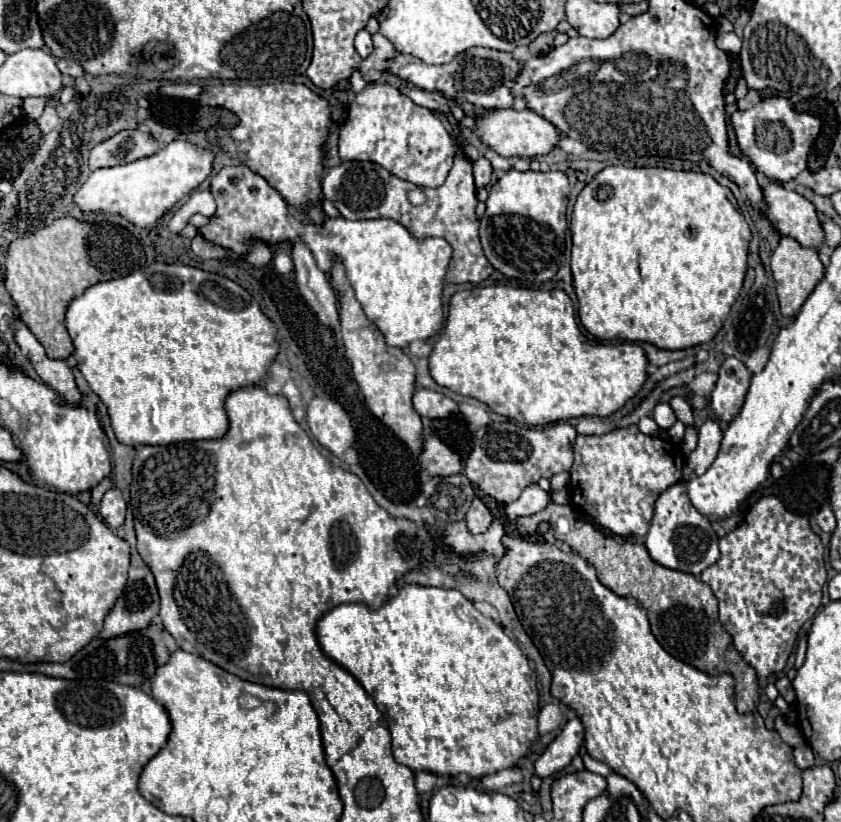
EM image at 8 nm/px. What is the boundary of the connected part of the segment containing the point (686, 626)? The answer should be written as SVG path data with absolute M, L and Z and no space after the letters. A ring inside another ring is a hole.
M550 503L544 511L530 515L528 521L538 525L540 521L548 521L552 525L554 537L558 541L568 543L572 549L576 549L578 555L582 555L586 561L590 561L596 571L602 585L616 591L622 597L634 597L640 601L640 605L648 613L648 621L652 627L652 633L656 641L676 659L696 665L696 669L718 675L718 673L730 673L736 679L736 707L740 713L754 711L756 701L760 697L758 677L756 671L742 659L742 655L736 651L730 633L722 627L718 619L718 599L714 597L712 589L702 583L698 577L682 571L672 571L648 555L648 549L642 543L632 543L626 539L614 539L610 535L604 535L600 529L596 529L590 521L576 519L572 515L570 505L554 505Z

